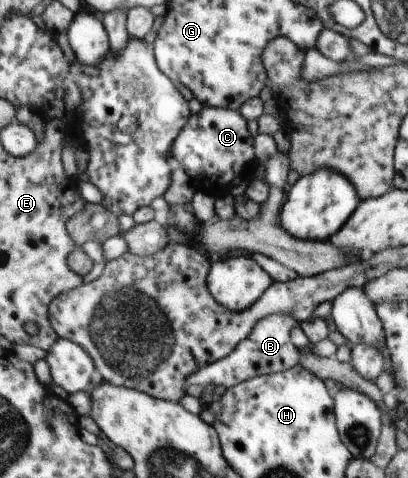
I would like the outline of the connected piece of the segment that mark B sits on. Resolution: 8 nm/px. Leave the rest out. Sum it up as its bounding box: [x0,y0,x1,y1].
[187,314,301,389]

